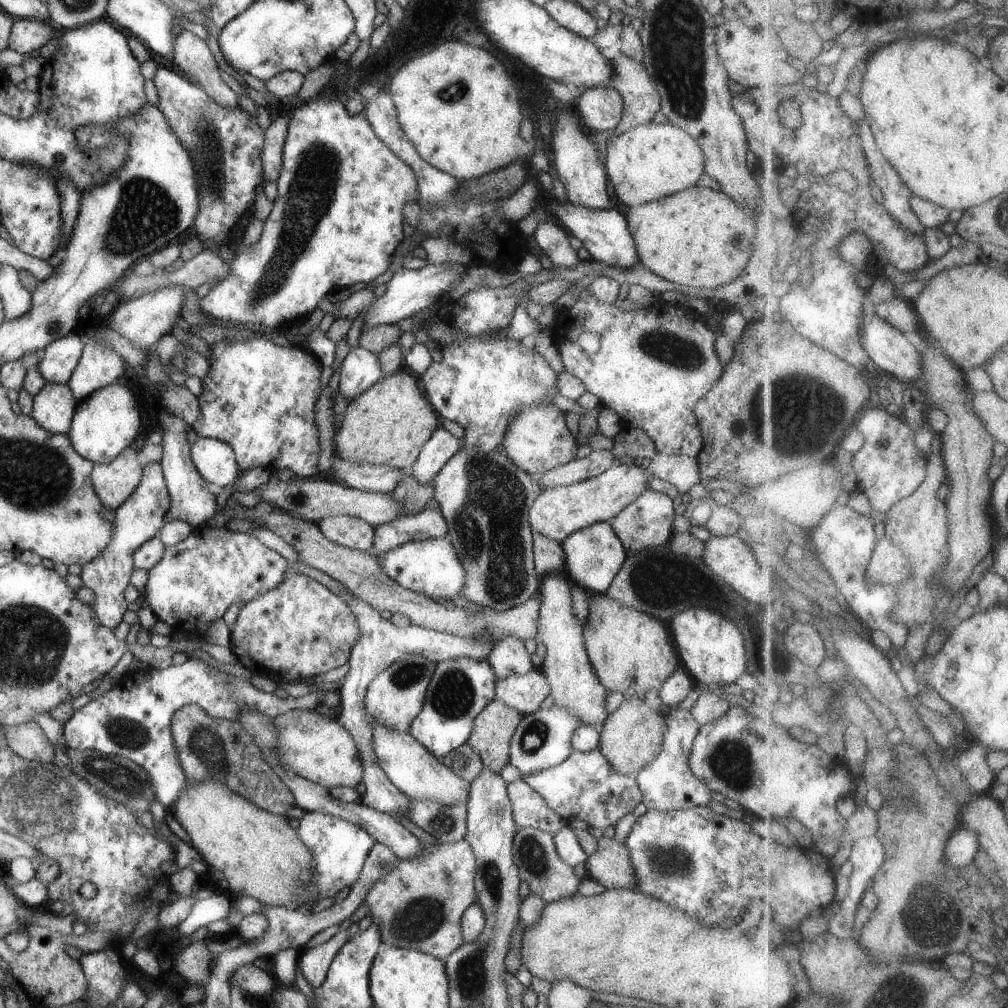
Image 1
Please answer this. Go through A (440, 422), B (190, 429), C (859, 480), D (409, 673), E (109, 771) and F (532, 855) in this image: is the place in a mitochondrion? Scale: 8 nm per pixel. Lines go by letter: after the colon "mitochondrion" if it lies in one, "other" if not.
A: other
B: other
C: other
D: mitochondrion
E: mitochondrion
F: mitochondrion

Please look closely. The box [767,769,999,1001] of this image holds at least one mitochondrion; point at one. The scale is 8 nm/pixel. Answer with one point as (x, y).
(925, 920)

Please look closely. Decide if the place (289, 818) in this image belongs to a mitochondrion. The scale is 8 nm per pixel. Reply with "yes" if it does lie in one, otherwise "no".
no

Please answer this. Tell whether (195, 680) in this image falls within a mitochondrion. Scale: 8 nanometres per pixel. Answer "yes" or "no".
no

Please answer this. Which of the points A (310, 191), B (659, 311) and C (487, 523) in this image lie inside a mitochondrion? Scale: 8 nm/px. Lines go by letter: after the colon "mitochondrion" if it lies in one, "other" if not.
A: mitochondrion
B: mitochondrion
C: mitochondrion

